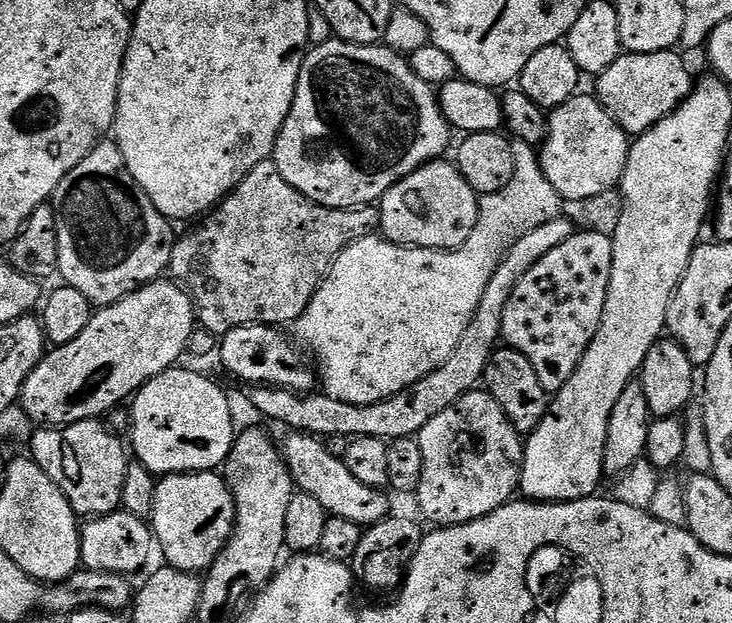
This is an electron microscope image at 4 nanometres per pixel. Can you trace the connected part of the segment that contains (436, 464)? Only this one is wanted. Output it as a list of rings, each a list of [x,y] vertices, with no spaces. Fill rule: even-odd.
[[[473,390],[458,398],[454,406],[442,410],[438,418],[422,426],[418,439],[422,446],[422,482],[416,487],[414,499],[420,503],[421,514],[432,526],[465,524],[477,520],[498,510],[517,495],[520,471],[524,468],[525,441],[506,418],[502,406],[498,406],[498,402],[494,402],[486,390]]]

